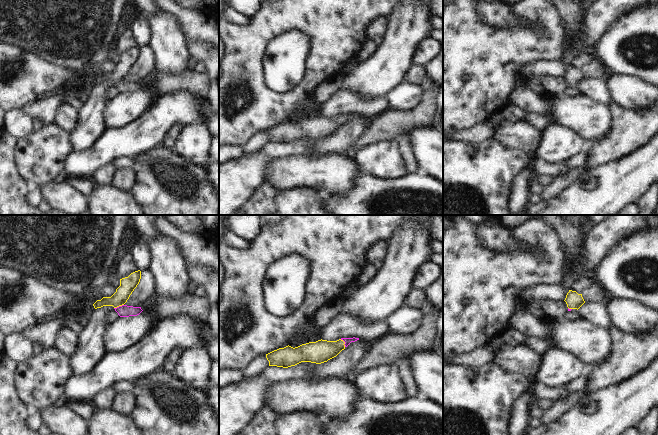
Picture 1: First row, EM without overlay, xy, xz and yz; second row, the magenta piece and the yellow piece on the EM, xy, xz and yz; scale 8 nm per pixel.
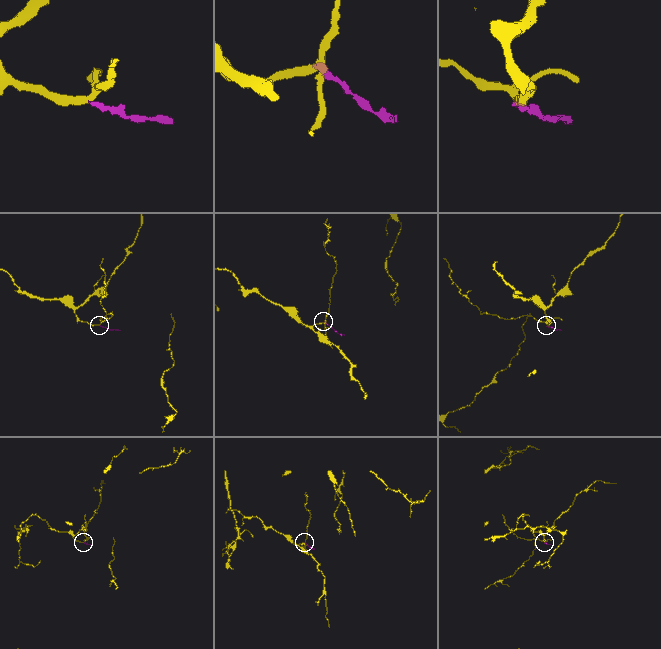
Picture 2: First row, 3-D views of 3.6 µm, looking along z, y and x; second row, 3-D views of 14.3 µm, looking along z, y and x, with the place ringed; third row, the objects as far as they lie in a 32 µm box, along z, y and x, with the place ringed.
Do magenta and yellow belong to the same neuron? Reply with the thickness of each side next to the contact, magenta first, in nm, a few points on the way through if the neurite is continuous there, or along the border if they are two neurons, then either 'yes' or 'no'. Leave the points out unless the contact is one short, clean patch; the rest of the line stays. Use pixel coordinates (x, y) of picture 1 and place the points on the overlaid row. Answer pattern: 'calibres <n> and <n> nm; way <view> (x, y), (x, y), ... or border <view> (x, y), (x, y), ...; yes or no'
calibres 100 and 130 nm; way xy (123, 311), (119, 306), (119, 298), (127, 285); yes

